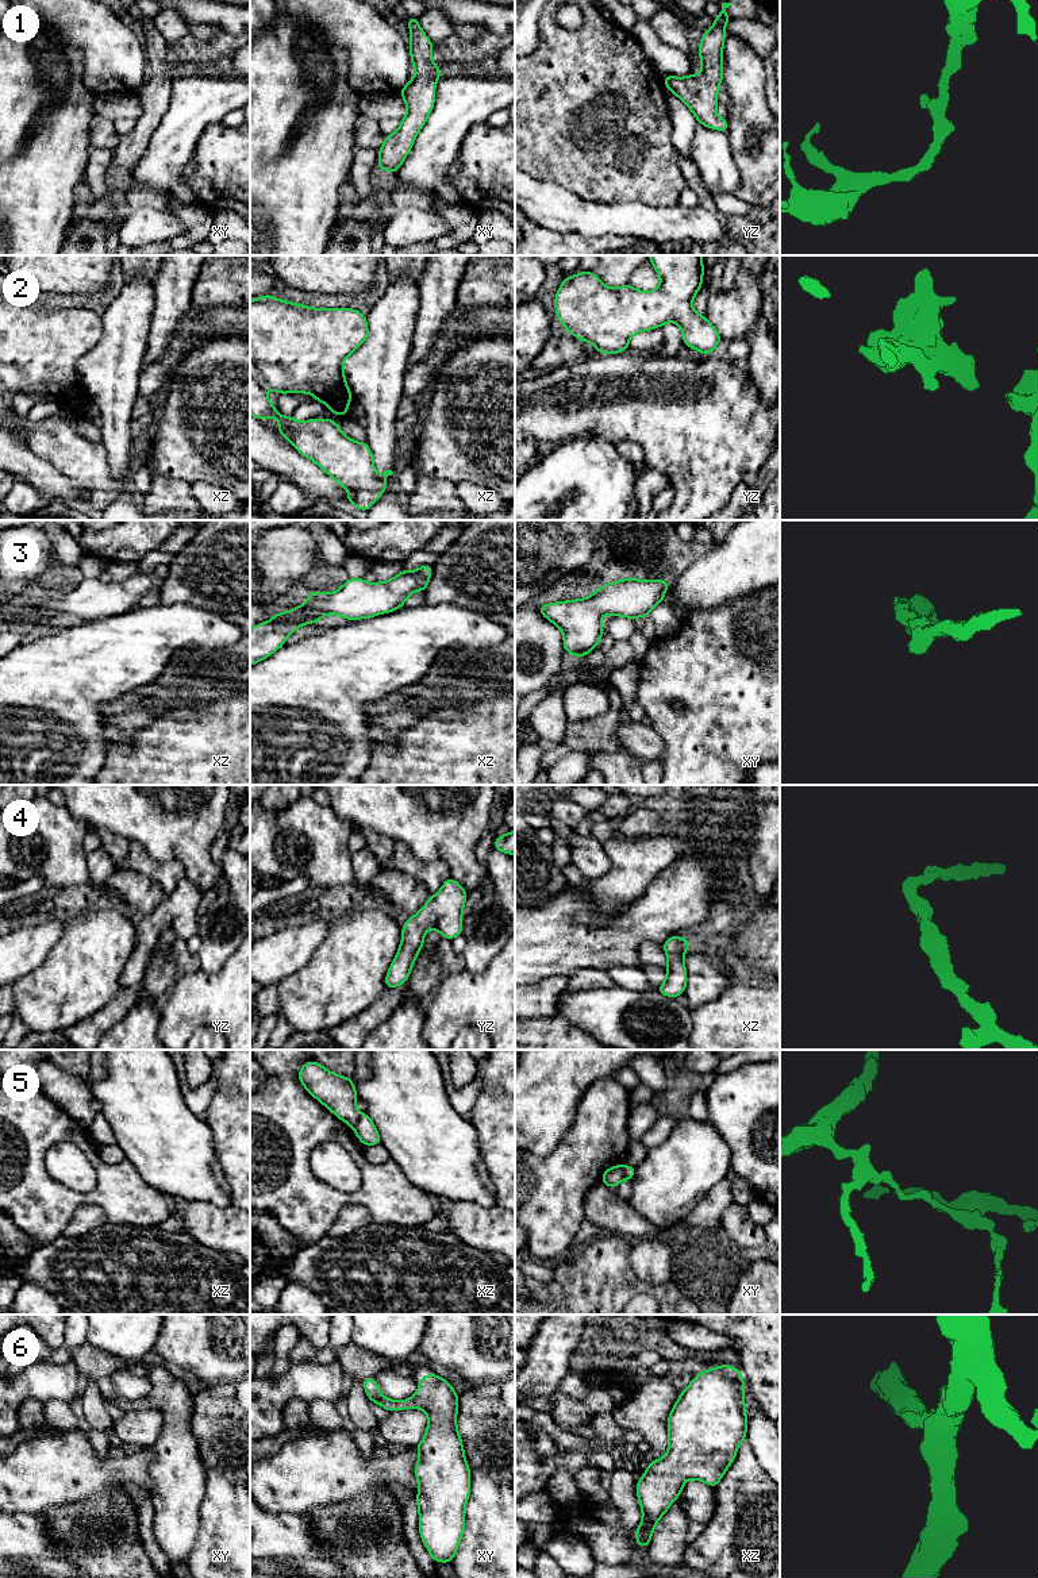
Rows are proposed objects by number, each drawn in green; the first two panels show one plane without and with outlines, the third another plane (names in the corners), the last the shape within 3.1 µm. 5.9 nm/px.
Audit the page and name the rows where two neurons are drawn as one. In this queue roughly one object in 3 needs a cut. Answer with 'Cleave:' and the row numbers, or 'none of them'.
Cleave: 5

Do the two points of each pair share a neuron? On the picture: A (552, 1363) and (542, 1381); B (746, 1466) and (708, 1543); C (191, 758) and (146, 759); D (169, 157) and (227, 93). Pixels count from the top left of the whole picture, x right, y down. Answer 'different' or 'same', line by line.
A: same
B: same
C: same
D: same

